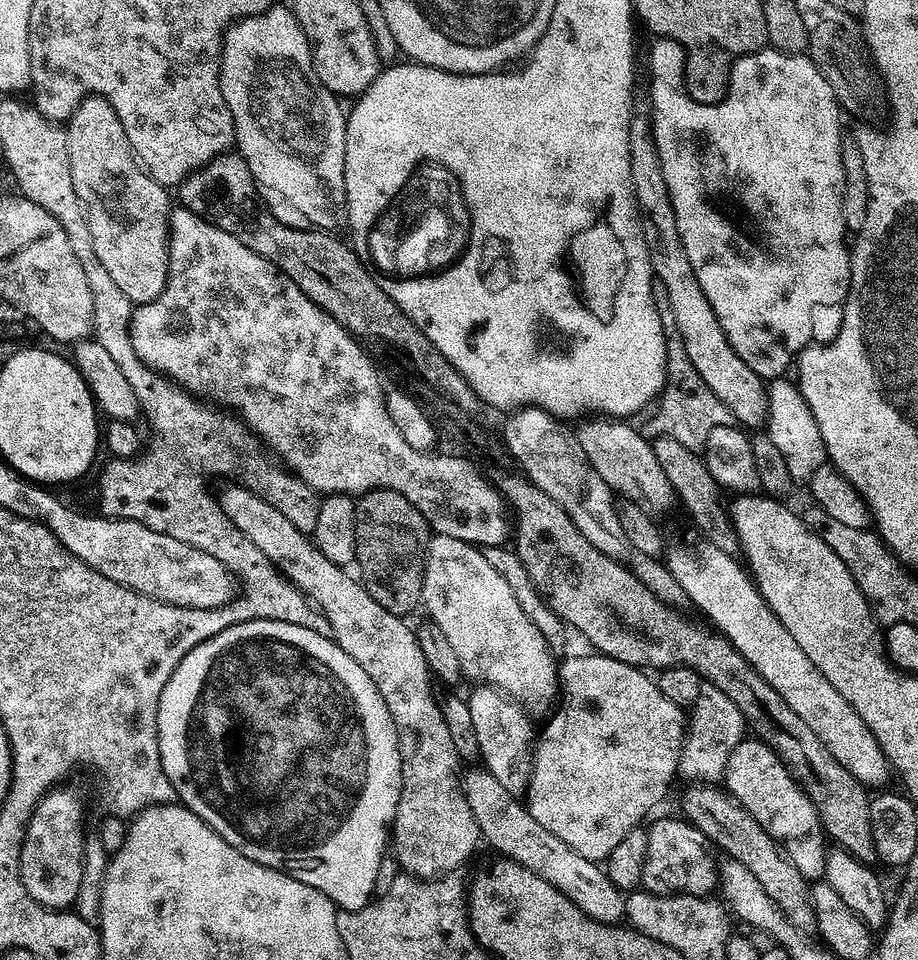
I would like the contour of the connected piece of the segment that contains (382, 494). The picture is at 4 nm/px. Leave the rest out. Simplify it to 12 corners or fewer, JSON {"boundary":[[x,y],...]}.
{"boundary":[[402,494],[356,500],[356,564],[399,616],[423,601],[430,529]]}

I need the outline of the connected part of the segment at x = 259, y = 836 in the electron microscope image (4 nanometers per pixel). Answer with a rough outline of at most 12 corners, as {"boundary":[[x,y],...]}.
{"boundary":[[251,620],[158,706],[179,803],[373,899],[398,734],[331,636]]}

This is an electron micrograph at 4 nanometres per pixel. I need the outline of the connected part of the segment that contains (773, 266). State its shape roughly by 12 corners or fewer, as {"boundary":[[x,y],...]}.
{"boundary":[[804,54],[684,89],[651,138],[730,346],[780,378],[843,305],[842,109]]}

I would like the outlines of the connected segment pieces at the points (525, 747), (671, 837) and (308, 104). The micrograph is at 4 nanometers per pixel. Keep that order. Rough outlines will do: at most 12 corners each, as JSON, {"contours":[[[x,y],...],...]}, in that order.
{"contours":[[[491,686],[467,697],[483,767],[506,790],[532,777],[531,718]],[[683,818],[647,829],[643,891],[711,897],[708,839]],[[291,7],[224,34],[222,98],[261,189],[343,213],[346,112]]]}

